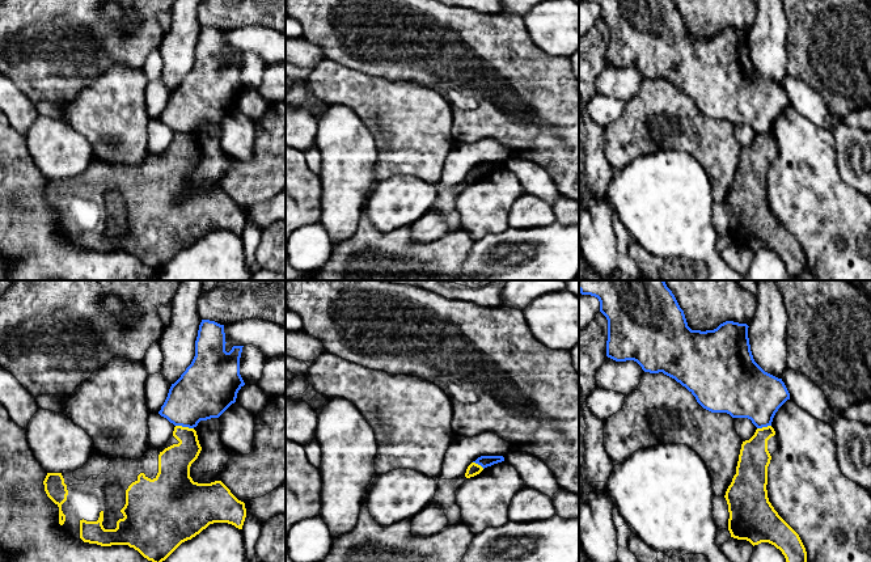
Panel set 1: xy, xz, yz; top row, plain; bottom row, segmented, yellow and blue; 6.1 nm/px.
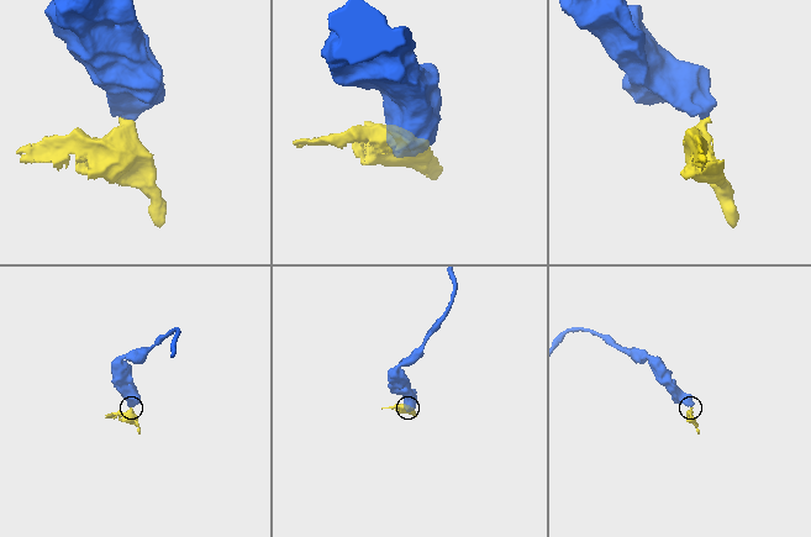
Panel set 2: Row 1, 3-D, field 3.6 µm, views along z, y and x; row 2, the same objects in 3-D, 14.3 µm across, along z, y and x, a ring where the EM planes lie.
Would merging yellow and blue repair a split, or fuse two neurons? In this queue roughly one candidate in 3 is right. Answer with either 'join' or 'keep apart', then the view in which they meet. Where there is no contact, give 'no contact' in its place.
keep apart; meets yellow in xy

